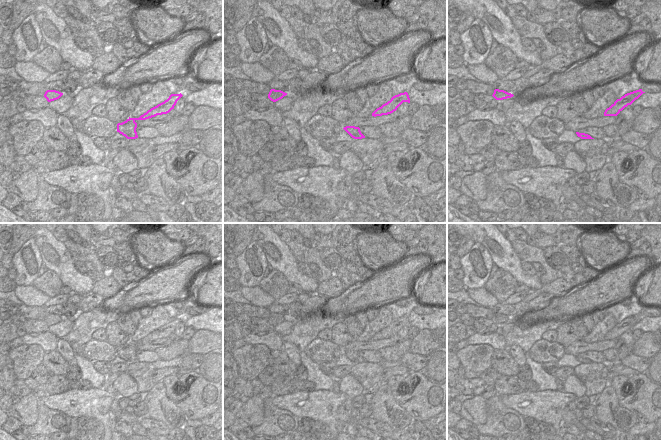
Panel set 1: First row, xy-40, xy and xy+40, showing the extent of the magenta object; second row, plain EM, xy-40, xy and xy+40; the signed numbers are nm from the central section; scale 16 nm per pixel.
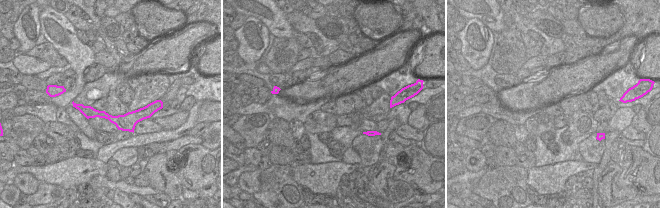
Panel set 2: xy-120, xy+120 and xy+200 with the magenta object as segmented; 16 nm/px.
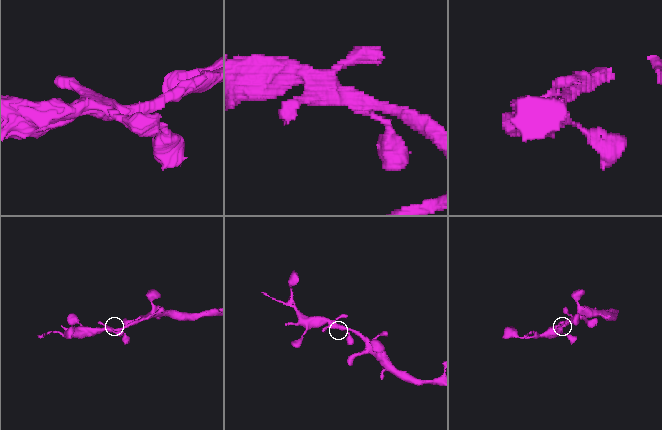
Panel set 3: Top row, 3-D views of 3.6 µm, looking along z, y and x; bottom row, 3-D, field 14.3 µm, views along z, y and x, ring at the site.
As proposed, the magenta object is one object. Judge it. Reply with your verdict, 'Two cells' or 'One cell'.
One cell

